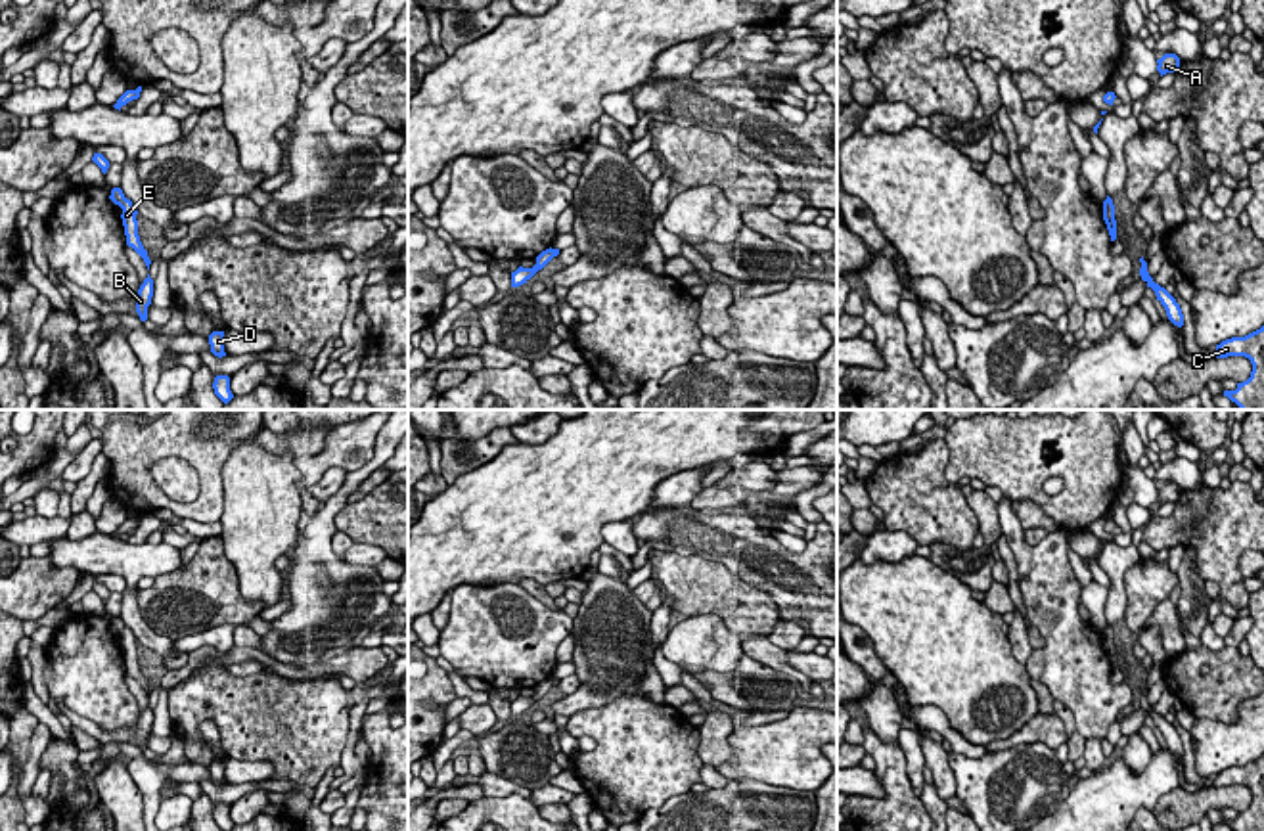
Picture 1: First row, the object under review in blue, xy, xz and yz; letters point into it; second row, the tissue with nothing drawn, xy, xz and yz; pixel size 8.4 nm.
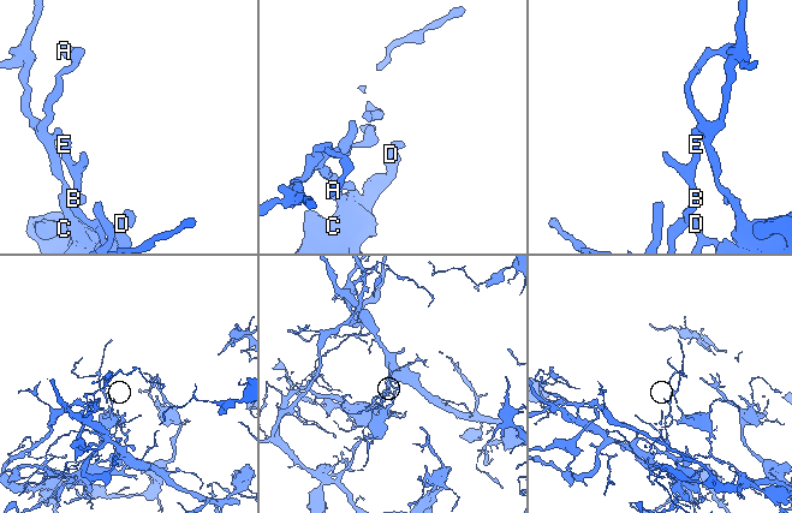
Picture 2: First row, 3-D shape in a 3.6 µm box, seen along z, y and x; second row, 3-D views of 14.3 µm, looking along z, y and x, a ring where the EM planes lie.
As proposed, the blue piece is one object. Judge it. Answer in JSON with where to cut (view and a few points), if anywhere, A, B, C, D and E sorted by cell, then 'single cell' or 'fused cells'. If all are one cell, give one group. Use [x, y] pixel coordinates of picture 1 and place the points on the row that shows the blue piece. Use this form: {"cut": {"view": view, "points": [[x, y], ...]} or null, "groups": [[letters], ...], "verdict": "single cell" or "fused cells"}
{"cut": {"view": "xy", "points": [[125, 198], [119, 205]]}, "groups": [["A", "C", "D"], ["B", "E"]], "verdict": "fused cells"}

